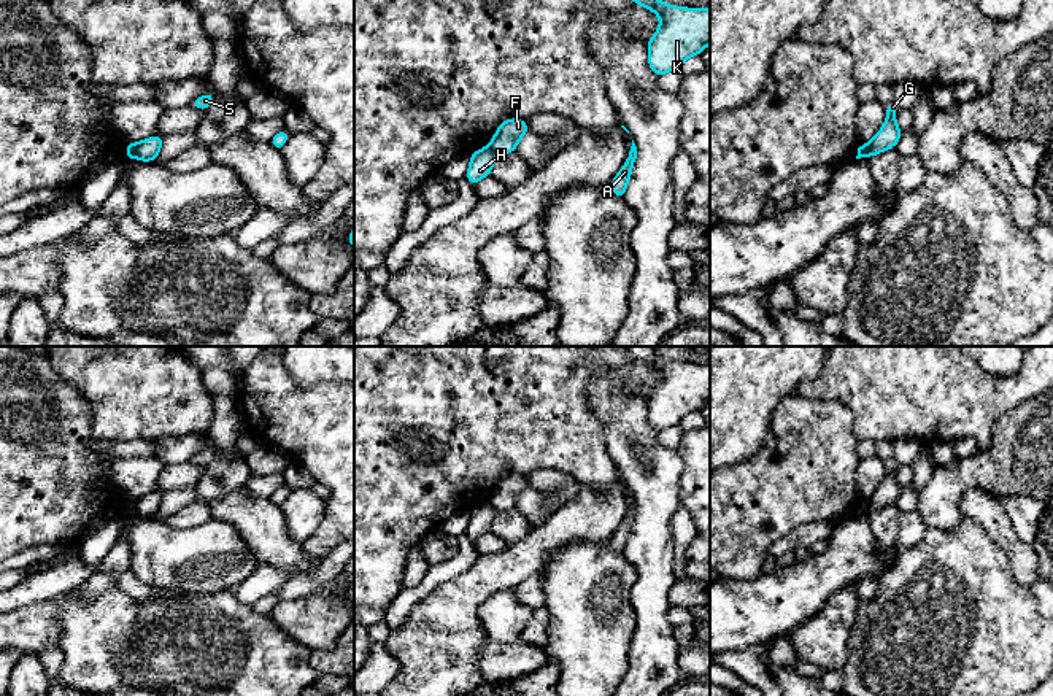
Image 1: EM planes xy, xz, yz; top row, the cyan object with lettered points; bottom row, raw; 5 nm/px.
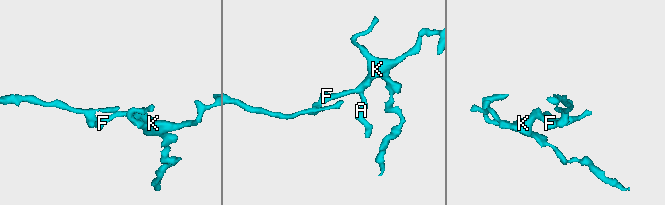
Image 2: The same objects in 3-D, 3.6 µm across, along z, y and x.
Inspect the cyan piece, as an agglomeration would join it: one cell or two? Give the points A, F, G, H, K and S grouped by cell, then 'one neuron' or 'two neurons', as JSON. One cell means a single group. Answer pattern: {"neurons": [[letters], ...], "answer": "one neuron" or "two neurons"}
{"neurons": [["A", "F", "K"], ["G", "H", "S"]], "answer": "two neurons"}

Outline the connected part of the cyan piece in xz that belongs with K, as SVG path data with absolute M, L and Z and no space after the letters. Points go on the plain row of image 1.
M624 346L659 372L661 381L646 399L648 421L656 432L675 427L710 400L710 364L681 364L658 356L651 346Z

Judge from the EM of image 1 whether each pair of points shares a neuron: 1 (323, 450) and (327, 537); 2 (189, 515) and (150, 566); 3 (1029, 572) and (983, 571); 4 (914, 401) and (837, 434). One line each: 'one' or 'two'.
1: one
2: two
3: two
4: two

